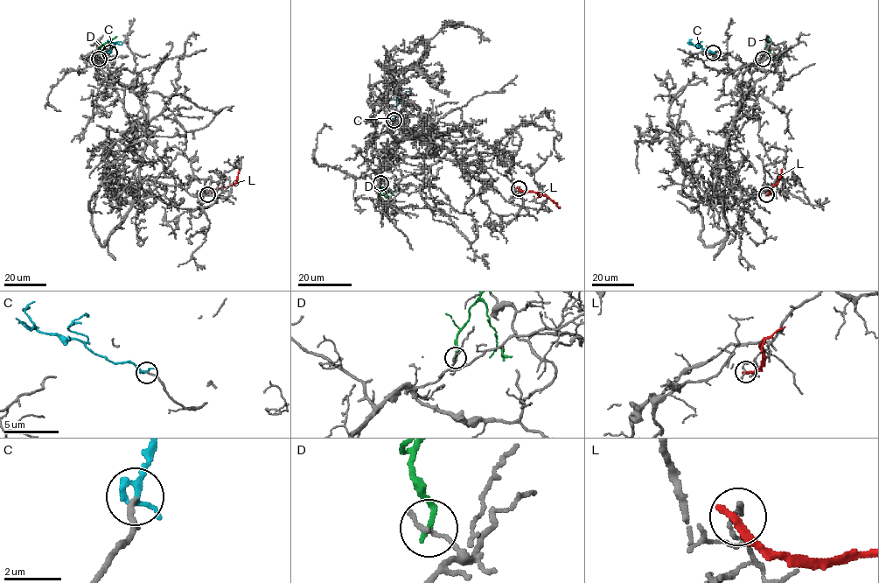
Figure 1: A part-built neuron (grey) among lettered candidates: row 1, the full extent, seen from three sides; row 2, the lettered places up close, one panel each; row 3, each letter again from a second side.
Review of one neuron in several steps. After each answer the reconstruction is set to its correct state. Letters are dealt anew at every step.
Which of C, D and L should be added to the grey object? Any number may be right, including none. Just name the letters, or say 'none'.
C

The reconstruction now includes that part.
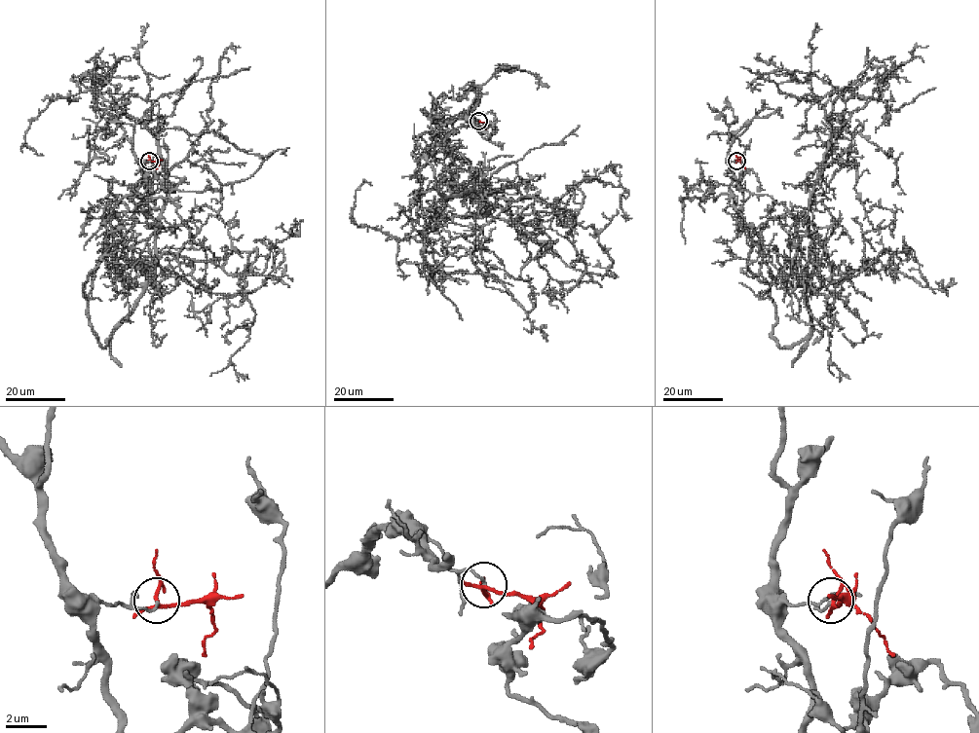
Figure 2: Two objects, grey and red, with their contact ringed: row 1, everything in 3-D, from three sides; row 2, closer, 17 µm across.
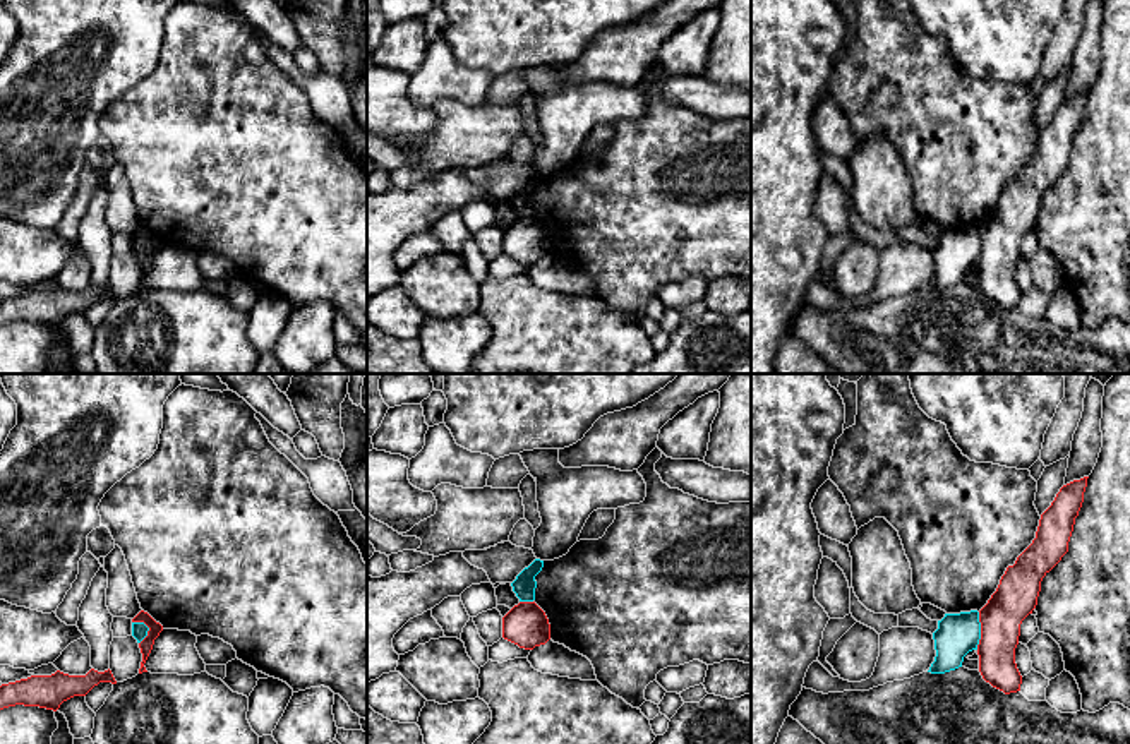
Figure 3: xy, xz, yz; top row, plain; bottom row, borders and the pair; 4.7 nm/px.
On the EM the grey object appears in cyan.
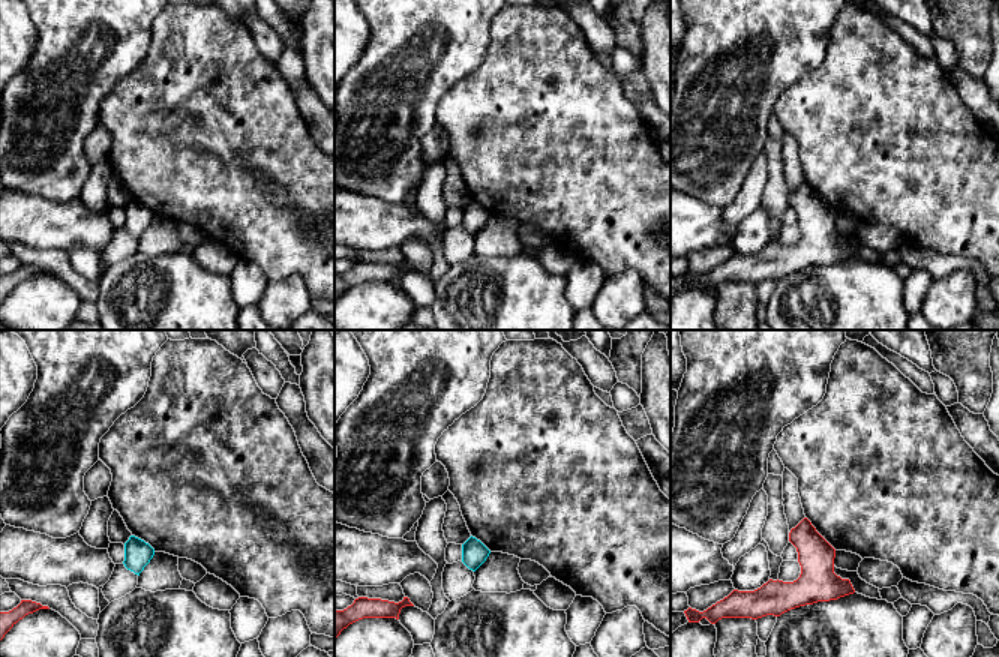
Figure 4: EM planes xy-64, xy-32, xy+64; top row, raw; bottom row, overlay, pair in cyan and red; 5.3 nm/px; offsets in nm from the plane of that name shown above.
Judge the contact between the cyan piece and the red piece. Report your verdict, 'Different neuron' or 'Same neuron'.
Different neuron

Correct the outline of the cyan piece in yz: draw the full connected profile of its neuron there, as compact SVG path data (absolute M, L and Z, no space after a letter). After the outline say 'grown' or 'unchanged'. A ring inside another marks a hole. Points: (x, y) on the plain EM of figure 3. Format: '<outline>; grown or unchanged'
M979 228L945 230L933 249L936 273L931 290L945 290L962 283L964 273L977 266L981 255Z; unchanged

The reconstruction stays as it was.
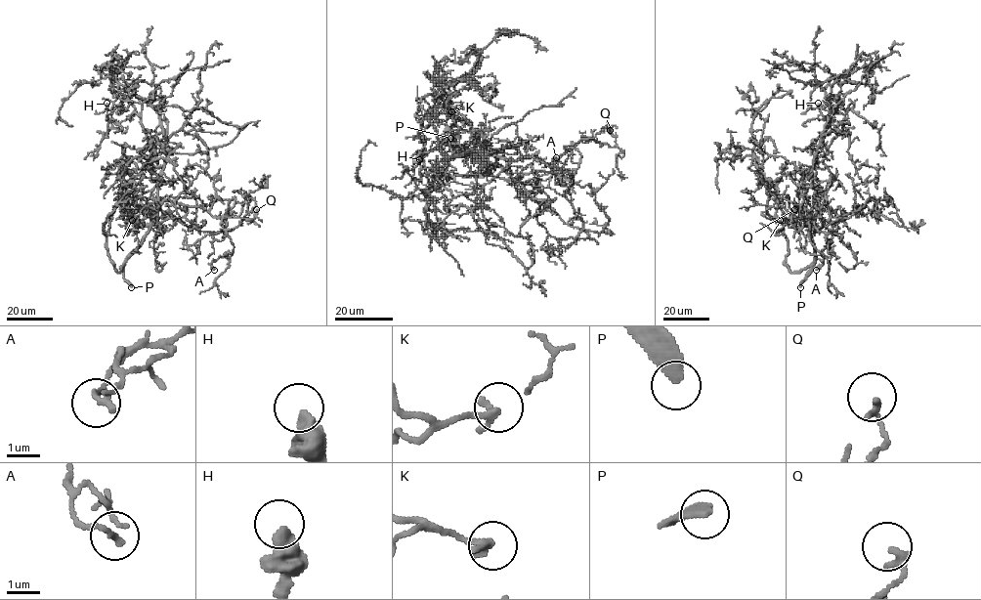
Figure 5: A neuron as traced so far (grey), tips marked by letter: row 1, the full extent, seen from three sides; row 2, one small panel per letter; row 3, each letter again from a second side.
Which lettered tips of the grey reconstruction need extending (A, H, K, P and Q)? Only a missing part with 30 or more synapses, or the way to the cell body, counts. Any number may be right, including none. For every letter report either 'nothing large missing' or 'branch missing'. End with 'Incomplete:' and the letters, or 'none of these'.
A: nothing large missing
H: nothing large missing
K: nothing large missing
P: branch missing
Q: nothing large missing
Incomplete: P

